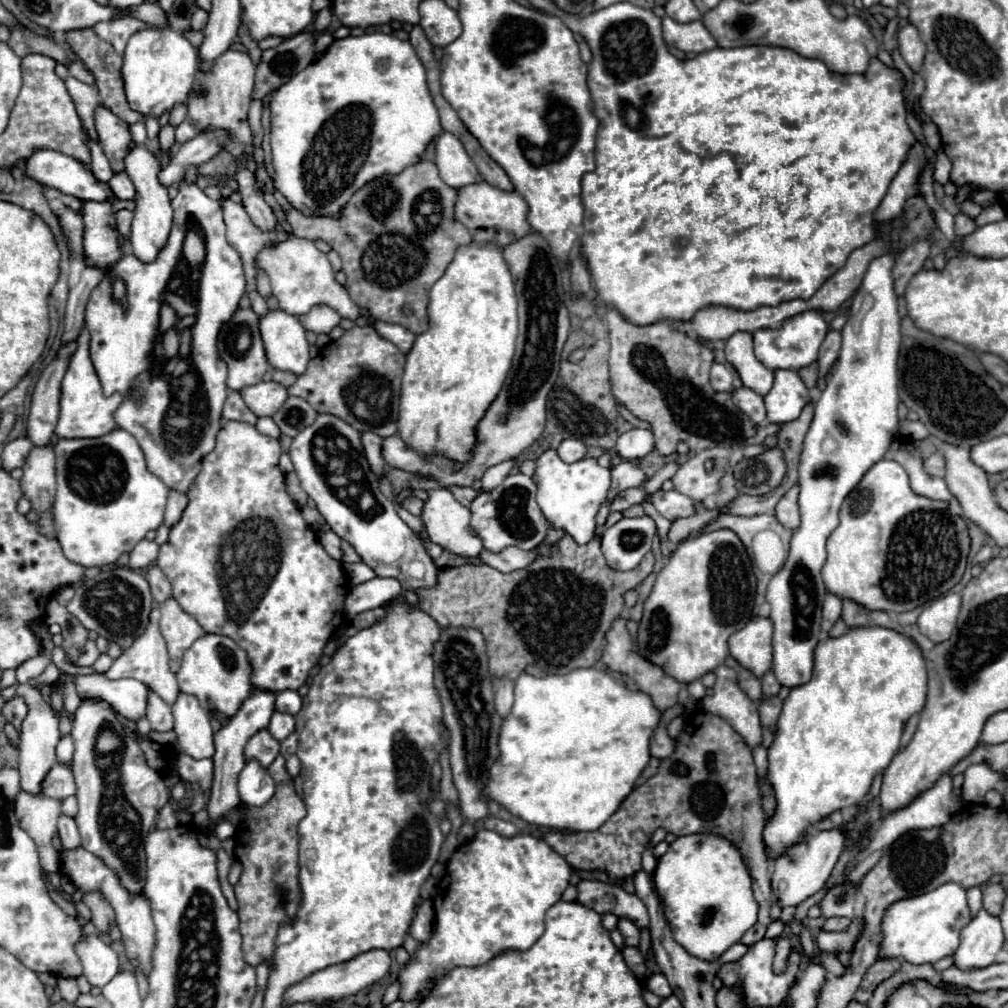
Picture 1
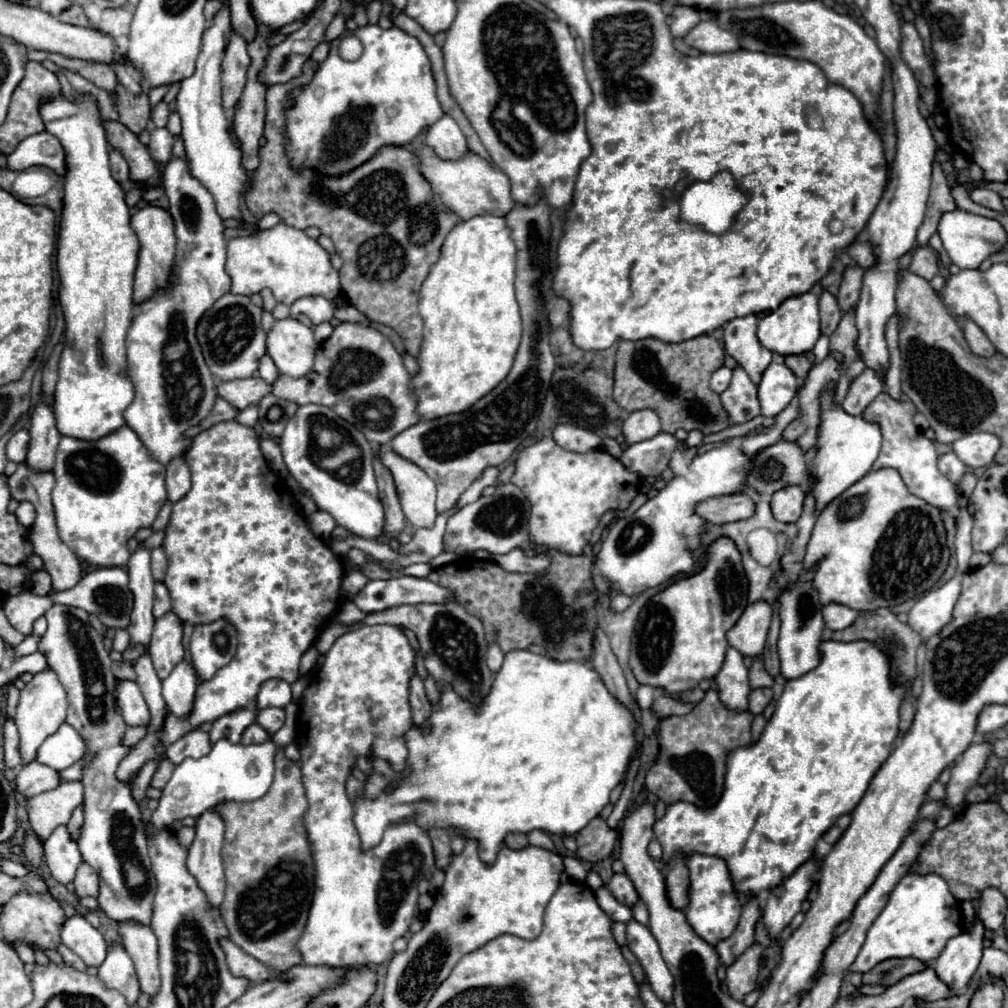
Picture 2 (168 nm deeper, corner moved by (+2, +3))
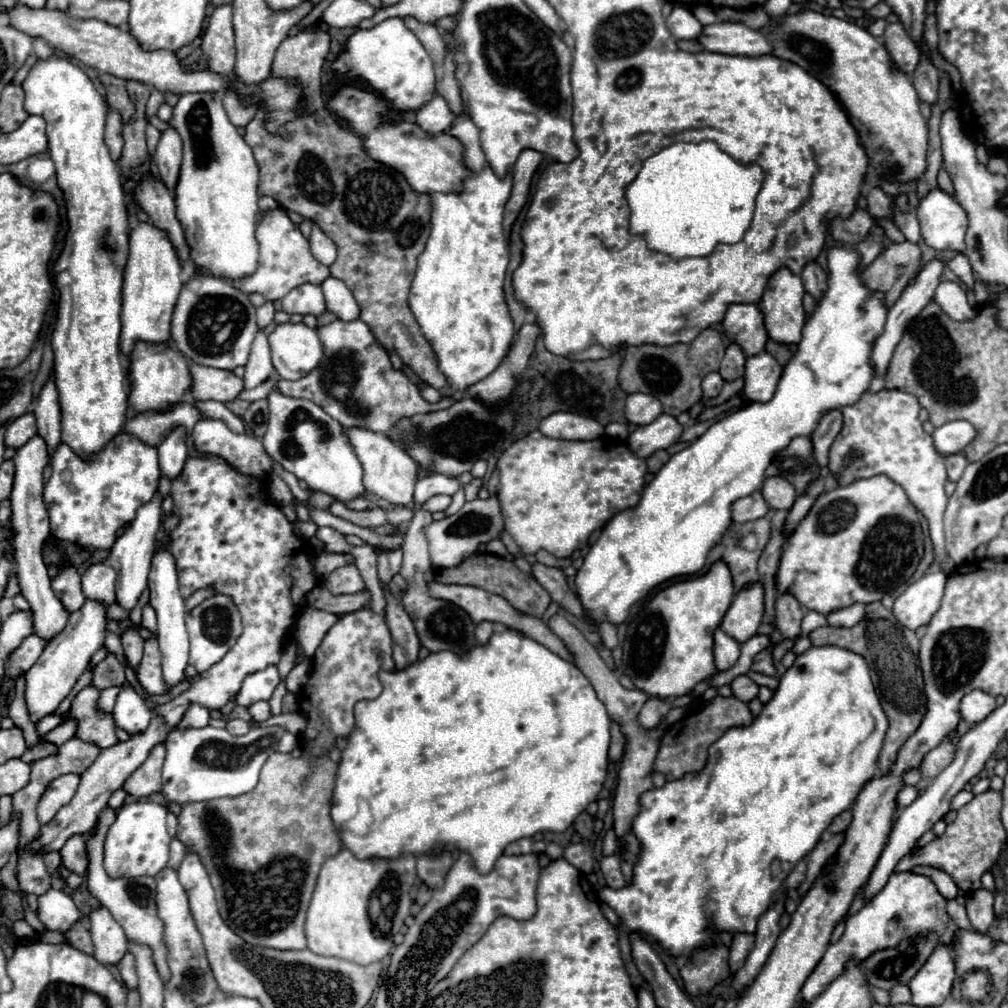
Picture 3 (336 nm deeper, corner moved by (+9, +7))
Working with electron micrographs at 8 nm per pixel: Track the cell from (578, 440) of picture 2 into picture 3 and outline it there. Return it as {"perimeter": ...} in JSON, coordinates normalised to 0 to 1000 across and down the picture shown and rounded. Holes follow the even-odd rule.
{"perimeter":[[[551,409],[549,413],[543,413],[535,427],[551,437],[590,437],[600,431],[600,425],[580,413],[572,413],[566,409]]]}

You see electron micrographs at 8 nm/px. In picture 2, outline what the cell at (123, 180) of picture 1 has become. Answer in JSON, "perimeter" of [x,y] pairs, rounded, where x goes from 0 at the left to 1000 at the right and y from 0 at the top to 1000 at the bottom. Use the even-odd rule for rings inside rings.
{"perimeter":[[[115,147],[109,149],[109,167],[111,167],[113,177],[119,183],[125,183],[127,181],[127,161],[123,159],[123,155]]]}

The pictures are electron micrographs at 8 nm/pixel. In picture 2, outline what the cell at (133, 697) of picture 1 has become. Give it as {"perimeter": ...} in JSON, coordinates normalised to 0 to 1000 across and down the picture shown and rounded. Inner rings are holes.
{"perimeter":[[[121,675],[115,681],[117,688],[117,700],[121,706],[121,712],[127,720],[147,720],[149,718],[149,704],[145,700],[145,694],[137,683],[135,677]]]}

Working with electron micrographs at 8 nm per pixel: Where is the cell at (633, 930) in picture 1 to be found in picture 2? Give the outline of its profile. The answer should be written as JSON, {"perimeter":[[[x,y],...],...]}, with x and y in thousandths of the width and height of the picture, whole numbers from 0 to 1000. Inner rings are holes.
{"perimeter":[[[625,913],[621,929],[623,929],[623,940],[635,952],[635,956],[641,964],[643,976],[647,978],[651,988],[659,996],[667,996],[669,968],[665,966],[661,954],[657,952],[655,942],[653,942],[653,935],[647,929],[647,925],[643,923],[643,919],[637,919],[631,913]]]}

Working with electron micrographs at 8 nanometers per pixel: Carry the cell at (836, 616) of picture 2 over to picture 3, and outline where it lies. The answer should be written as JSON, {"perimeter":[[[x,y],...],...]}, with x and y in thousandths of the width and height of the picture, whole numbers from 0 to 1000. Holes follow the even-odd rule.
{"perimeter":[[[846,599],[840,603],[832,603],[820,609],[820,617],[822,621],[848,621],[852,615],[856,615],[858,611],[858,601],[856,599]]]}

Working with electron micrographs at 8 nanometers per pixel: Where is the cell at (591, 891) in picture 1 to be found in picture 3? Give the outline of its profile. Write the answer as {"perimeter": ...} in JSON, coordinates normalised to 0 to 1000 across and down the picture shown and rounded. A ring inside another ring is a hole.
{"perimeter":[[[602,849],[596,853],[596,865],[600,869],[600,875],[604,881],[618,881],[620,873],[616,867],[616,857],[614,857],[614,849]]]}

